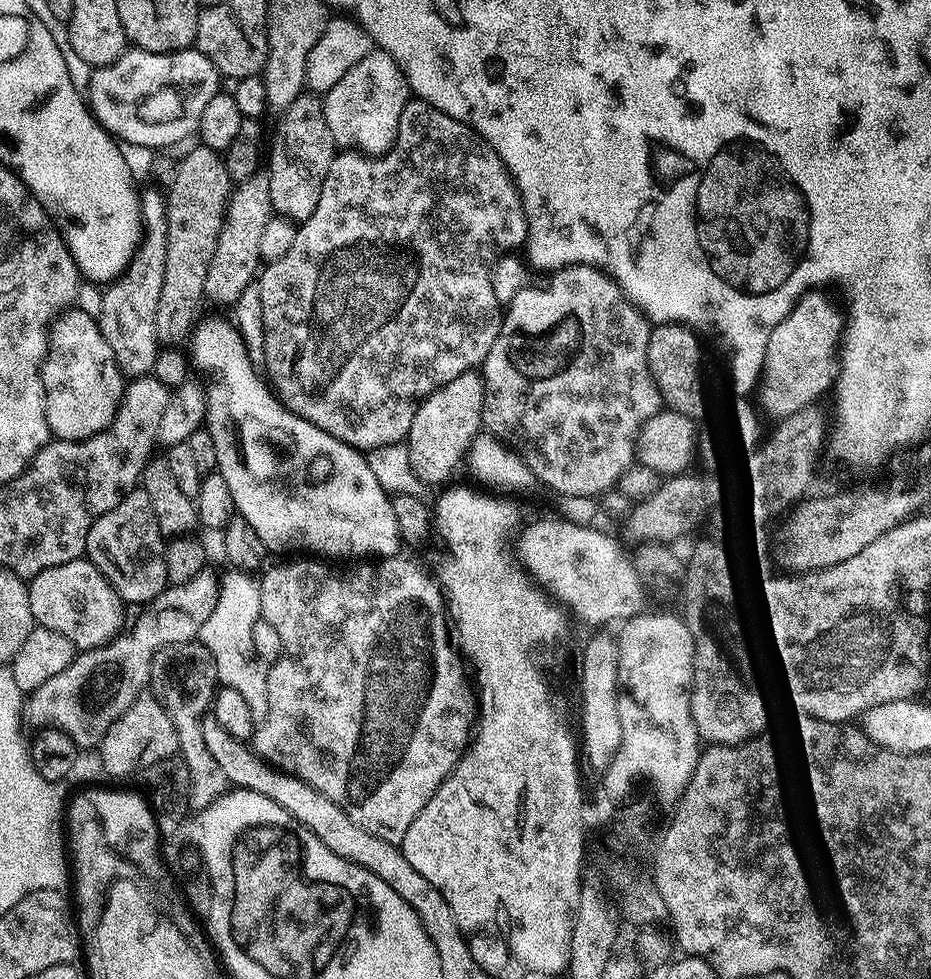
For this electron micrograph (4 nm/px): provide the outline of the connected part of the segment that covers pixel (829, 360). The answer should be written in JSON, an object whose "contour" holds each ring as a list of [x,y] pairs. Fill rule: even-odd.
{"contour":[[[809,290],[804,293],[803,296],[797,300],[796,304],[792,309],[788,311],[786,314],[786,318],[783,320],[781,324],[777,328],[774,329],[774,348],[776,344],[776,353],[771,353],[770,359],[767,361],[766,367],[762,373],[762,379],[759,381],[758,384],[758,393],[760,392],[760,404],[759,407],[763,409],[765,413],[766,411],[770,412],[774,416],[792,416],[795,417],[797,414],[795,412],[800,412],[803,408],[808,408],[811,406],[812,403],[815,402],[819,396],[824,396],[833,391],[834,385],[836,383],[837,376],[840,375],[840,364],[842,361],[842,337],[845,335],[846,332],[846,316],[843,311],[842,313],[836,309],[836,304],[834,301],[831,300],[830,297],[827,296],[827,291],[824,290]]]}

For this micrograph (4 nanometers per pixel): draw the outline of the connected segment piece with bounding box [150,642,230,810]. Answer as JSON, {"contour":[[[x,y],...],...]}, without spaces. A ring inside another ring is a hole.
{"contour":[[[201,643],[166,646],[154,654],[150,670],[150,692],[178,725],[178,756],[184,760],[186,769],[189,770],[189,806],[192,810],[210,807],[230,788],[226,773],[222,771],[222,766],[218,766],[218,762],[214,762],[214,754],[210,754],[210,749],[206,747],[206,738],[202,738],[200,729],[200,718],[205,715],[214,699],[212,684],[214,685],[212,658]]]}

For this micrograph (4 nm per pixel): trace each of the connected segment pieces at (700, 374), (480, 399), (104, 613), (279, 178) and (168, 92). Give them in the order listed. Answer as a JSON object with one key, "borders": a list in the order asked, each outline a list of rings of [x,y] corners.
{"borders":[[[[656,324],[646,342],[648,370],[663,407],[693,422],[708,412],[708,376],[704,373],[704,348],[700,340],[701,337],[684,324]]],[[[473,370],[467,372],[466,374],[458,374],[458,378],[450,378],[450,382],[446,382],[440,388],[435,388],[435,390],[428,396],[424,398],[424,401],[418,406],[418,410],[414,414],[414,422],[410,422],[410,430],[408,431],[406,437],[406,447],[409,452],[409,462],[410,466],[413,468],[413,473],[420,479],[424,486],[430,486],[430,484],[440,484],[443,485],[448,475],[455,470],[456,467],[461,467],[462,459],[465,457],[469,446],[472,445],[473,438],[481,431],[482,421],[480,418],[480,411],[484,405],[484,384],[482,381],[482,376],[479,371]]],[[[86,558],[51,566],[27,581],[30,614],[41,628],[58,630],[77,649],[97,648],[121,635],[126,605],[106,578]]],[[[301,94],[286,106],[284,112],[279,113],[276,133],[270,136],[270,151],[266,156],[266,171],[270,182],[270,202],[273,213],[285,216],[293,222],[303,222],[314,214],[314,206],[318,206],[318,194],[322,194],[322,182],[326,178],[326,170],[330,170],[330,162],[338,151],[334,138],[330,134],[330,126],[326,126],[324,102],[319,95]]],[[[132,46],[114,62],[91,69],[86,103],[98,123],[117,141],[137,143],[138,146],[159,150],[196,132],[202,118],[202,109],[209,104],[210,98],[214,98],[216,92],[221,91],[220,83],[222,77],[214,62],[210,62],[206,54],[197,52],[195,47],[183,48],[180,52],[147,52]]]]}

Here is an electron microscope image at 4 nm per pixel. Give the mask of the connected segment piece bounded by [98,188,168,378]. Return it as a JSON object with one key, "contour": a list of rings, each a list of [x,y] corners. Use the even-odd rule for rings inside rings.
{"contour":[[[148,188],[139,193],[142,235],[136,253],[117,280],[103,289],[98,323],[102,338],[114,350],[114,358],[125,377],[149,375],[156,361],[158,341],[154,314],[158,314],[158,294],[162,294],[162,274],[166,274],[166,238],[168,237],[168,201],[165,193]]]}

